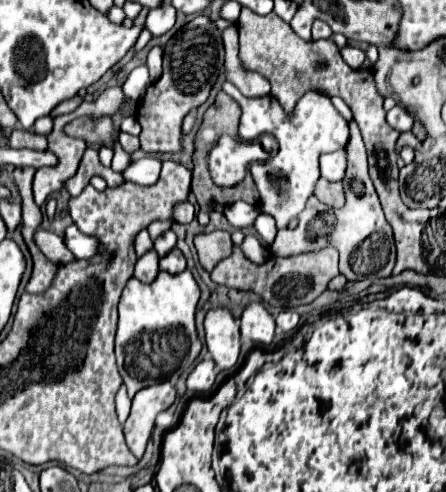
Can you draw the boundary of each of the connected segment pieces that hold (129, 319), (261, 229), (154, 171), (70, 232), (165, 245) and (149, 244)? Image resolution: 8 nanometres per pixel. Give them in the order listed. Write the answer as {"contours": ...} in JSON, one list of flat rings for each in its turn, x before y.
{"contours":[[[184,270,176,276,168,272,160,272,160,276,152,284,142,284,140,280,132,278,120,298,120,320,118,320,118,332,116,332,116,358,118,358,118,370,120,376,128,388,128,394,134,396,138,390,168,380,176,370,186,370,194,364,198,358,202,344,196,334,196,306,200,300,200,288,192,276,190,270]],[[260,214,260,216,256,218,256,222,254,222,254,230,258,232,258,236,260,236,268,246,272,244,272,240,276,238,276,232,278,232,276,222,274,222,272,216,268,216,268,214]],[[134,153,130,154,131,164,124,170,124,176,126,181,131,181,133,183,150,186,157,182,162,162,157,158,149,158,139,154,134,158]],[[74,224,68,226,64,240,66,240,66,246,70,248,70,252,72,252,76,258,86,258,86,260,90,260,90,258,96,256,96,252,100,250,100,240,96,240,96,236,88,236,88,234,80,232]],[[172,230,164,232,156,242,154,242,154,250,158,252,158,256,166,256,166,252,172,252,172,248,176,248,176,234]],[[144,229,142,232,138,233,134,242,134,247,138,258,153,248,153,242,148,234,147,229]]]}

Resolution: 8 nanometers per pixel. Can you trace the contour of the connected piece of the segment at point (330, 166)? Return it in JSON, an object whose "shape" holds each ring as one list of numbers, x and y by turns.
{"shape":[[338,150,338,152,330,152,330,154,322,154,320,156,320,172,322,178,328,178,330,182,340,182,344,180,344,168,346,168,346,152]]}

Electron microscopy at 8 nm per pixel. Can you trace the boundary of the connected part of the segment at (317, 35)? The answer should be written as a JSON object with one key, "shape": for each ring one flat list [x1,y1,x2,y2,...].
{"shape":[[314,20,314,24,312,24,312,38,320,40,320,38,330,38,330,36,332,36,330,26,326,22,322,22,322,20]]}

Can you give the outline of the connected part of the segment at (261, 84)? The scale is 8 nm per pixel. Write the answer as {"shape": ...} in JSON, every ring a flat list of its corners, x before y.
{"shape":[[232,26,222,32,226,46,226,80,232,82,244,96,266,96,270,94,270,84,260,74,244,68,238,60,238,28]]}

